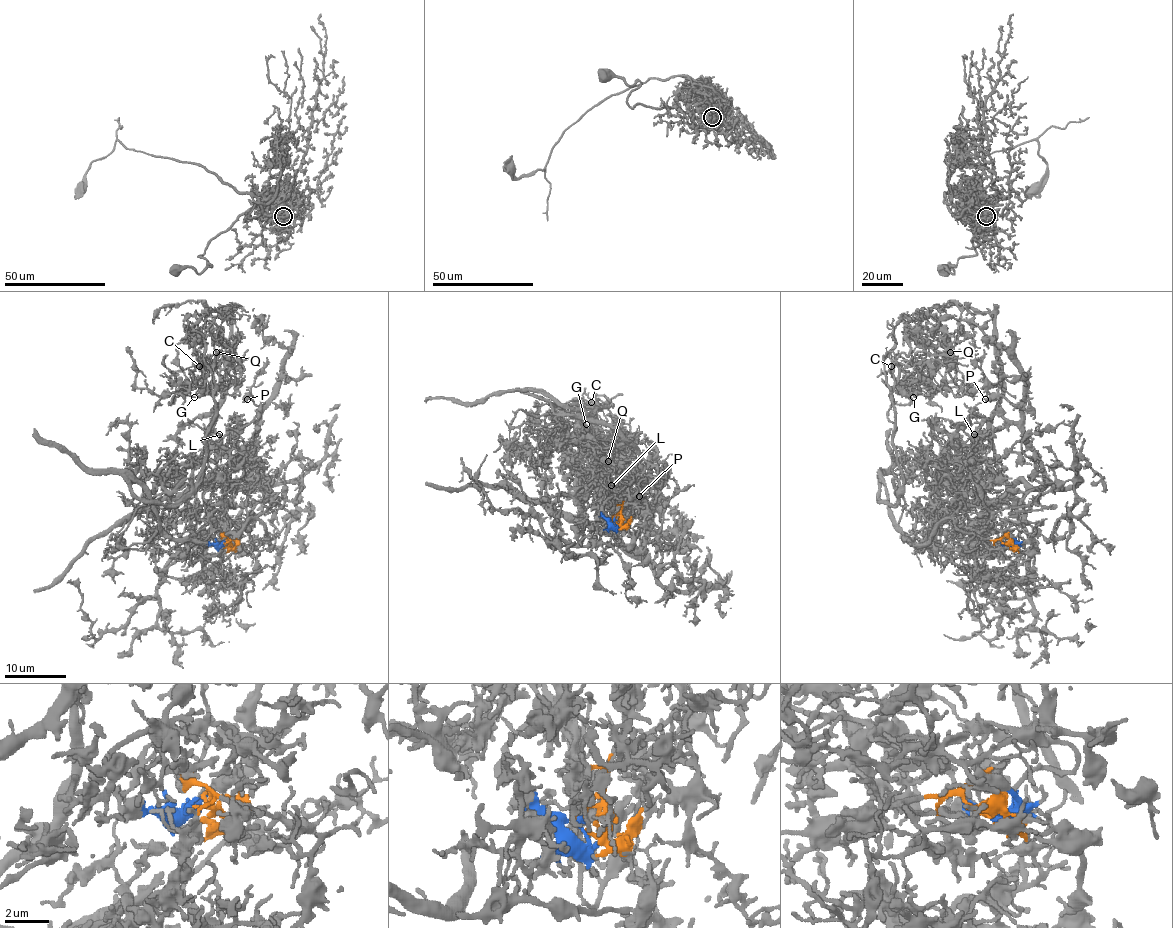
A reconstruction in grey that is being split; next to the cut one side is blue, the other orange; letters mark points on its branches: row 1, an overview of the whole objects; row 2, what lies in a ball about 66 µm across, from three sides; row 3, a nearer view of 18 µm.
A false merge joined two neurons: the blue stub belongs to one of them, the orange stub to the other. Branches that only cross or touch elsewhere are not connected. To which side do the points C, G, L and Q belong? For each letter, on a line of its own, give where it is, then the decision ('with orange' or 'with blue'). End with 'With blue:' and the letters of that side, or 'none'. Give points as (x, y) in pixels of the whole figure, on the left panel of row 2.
C: at (199, 366); with orange
G: at (194, 397); with orange
L: at (219, 434); with orange
Q: at (216, 352); with orange
With blue: none

